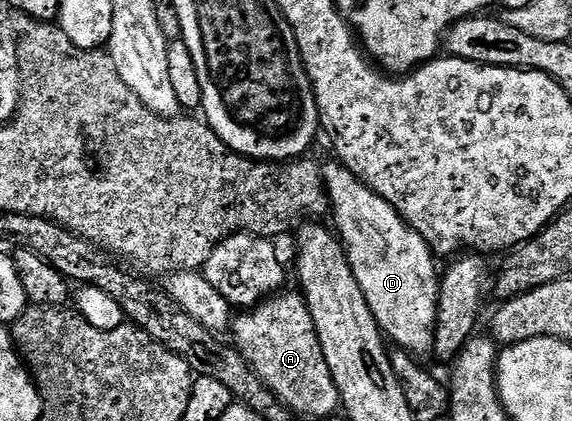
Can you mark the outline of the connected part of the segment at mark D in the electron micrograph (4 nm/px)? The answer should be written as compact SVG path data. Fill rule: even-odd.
M332 163L321 169L321 180L325 192L329 195L331 218L337 224L336 236L345 247L351 267L355 271L355 279L359 279L359 287L363 287L363 295L371 307L382 334L394 346L406 353L420 355L433 349L433 331L437 327L437 294L439 292L439 269L433 266L435 254L429 244L417 234L411 226L400 217L374 189L369 189L345 165Z

